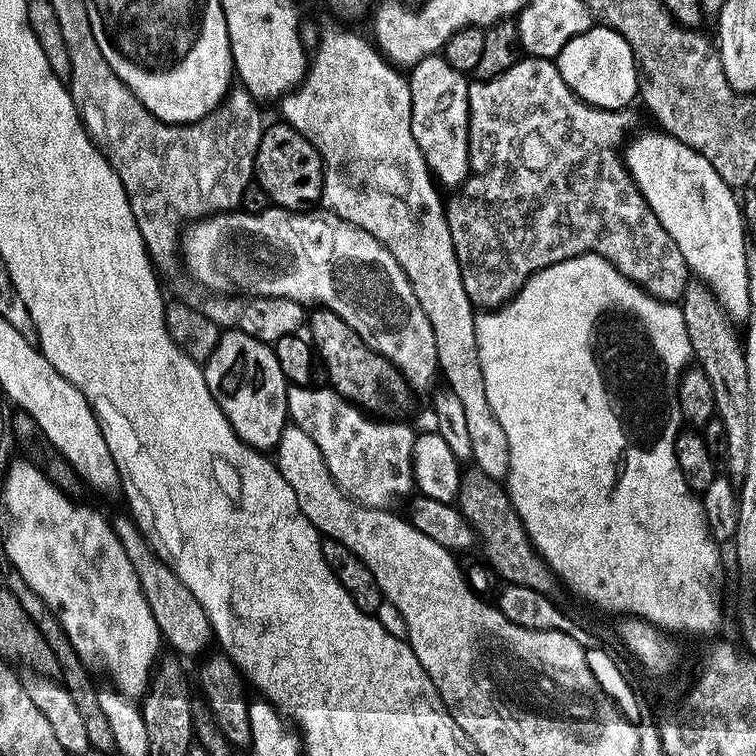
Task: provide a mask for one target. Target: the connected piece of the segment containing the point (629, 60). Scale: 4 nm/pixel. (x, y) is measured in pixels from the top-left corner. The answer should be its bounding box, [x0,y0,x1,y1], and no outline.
[554,26,640,110]

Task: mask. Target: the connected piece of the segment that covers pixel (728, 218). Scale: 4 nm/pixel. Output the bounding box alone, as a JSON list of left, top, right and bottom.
[622,130,751,323]

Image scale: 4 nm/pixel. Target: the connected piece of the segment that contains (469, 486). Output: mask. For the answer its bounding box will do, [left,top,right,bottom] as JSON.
[458,470,558,593]

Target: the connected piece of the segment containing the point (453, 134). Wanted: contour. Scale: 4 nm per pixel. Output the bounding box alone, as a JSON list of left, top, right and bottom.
[406,54,470,190]

